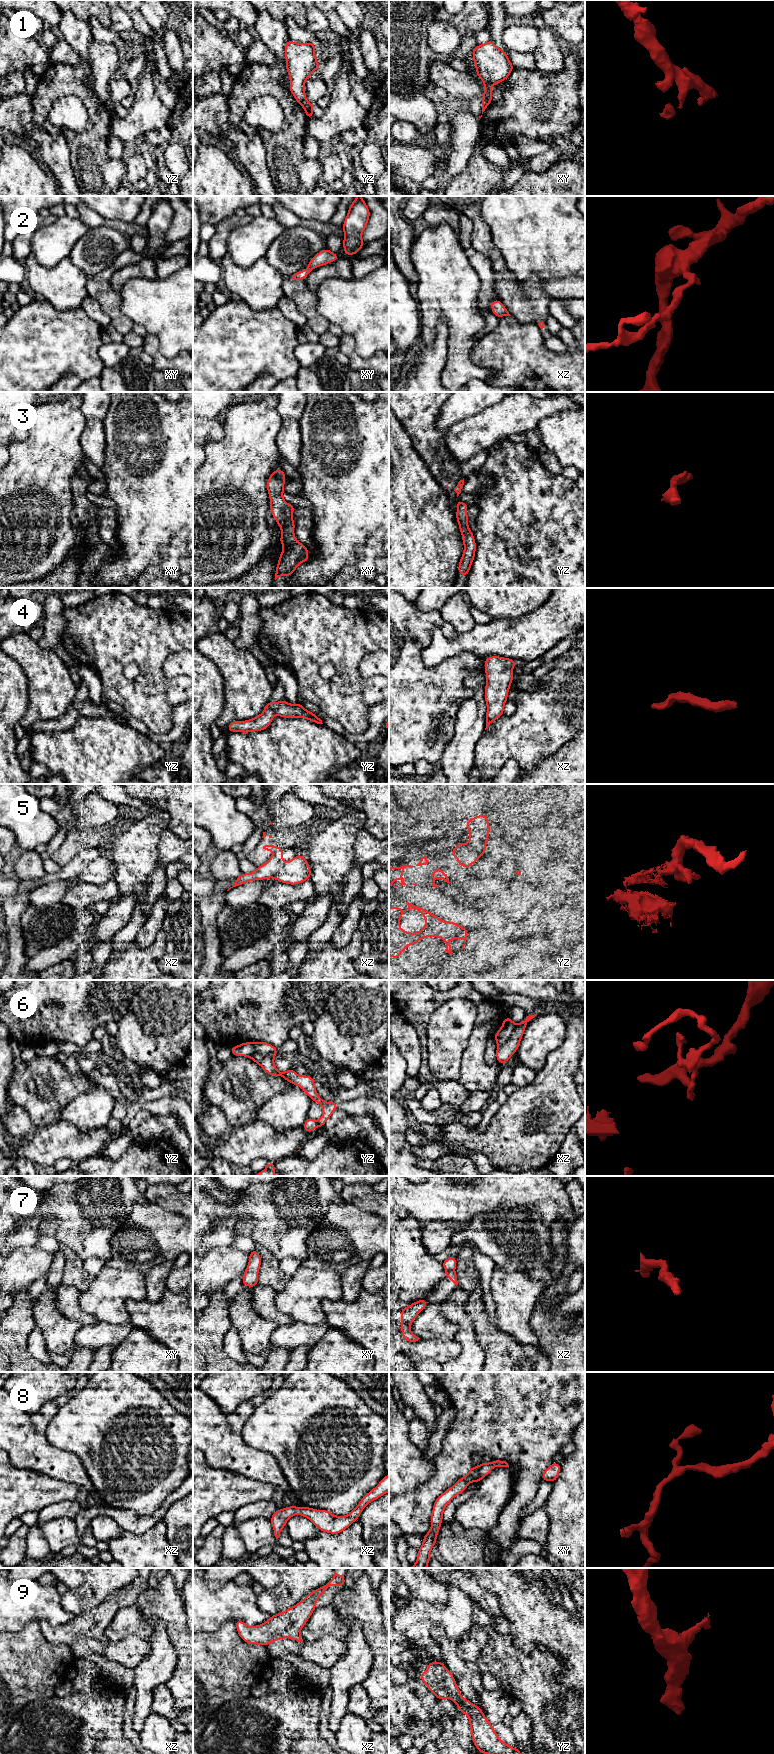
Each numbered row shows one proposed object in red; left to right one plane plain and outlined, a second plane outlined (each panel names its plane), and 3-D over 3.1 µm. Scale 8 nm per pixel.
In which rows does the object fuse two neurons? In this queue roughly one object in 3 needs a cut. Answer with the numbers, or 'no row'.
1, 5, 6

